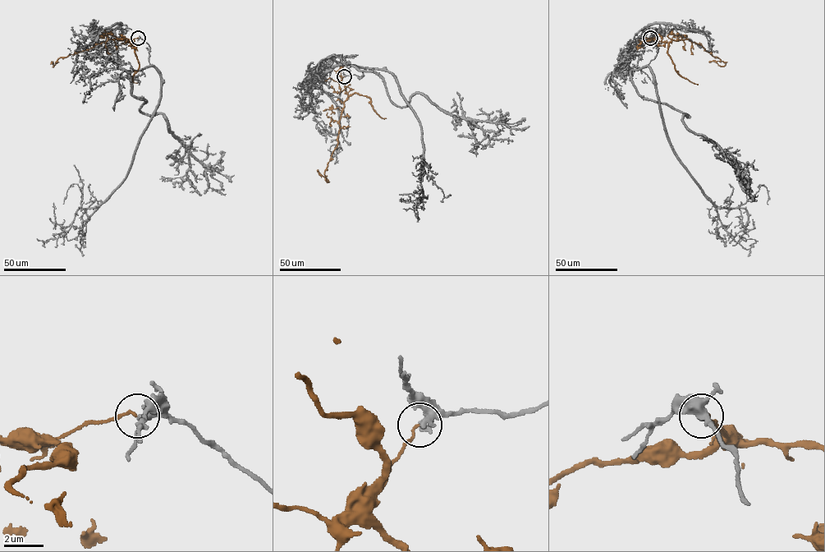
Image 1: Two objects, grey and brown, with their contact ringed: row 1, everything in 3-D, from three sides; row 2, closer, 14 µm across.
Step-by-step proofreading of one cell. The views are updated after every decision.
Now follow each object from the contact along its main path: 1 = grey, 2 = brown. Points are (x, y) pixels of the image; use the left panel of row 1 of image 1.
1: (138, 38), (148, 44), (149, 64), (160, 78), (154, 113), (118, 186), (98, 204), (79, 208), (44, 246)
2: (138, 38), (130, 42), (108, 39), (89, 49), (61, 57), (52, 66), (52, 62), (51, 64)

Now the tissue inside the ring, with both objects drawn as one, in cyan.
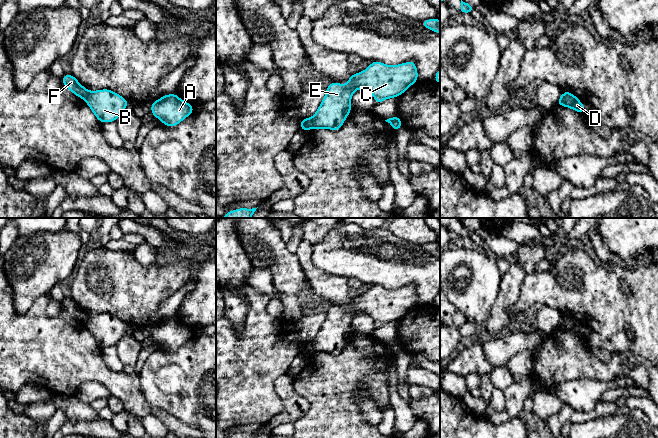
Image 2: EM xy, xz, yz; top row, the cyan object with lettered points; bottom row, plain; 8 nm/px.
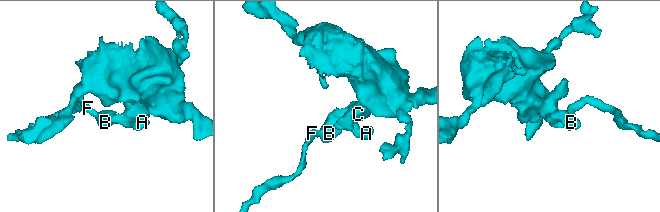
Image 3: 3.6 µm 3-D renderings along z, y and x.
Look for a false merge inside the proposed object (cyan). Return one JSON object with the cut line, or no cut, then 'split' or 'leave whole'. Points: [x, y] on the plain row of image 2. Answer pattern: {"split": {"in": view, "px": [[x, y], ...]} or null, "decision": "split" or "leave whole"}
{"split": {"in": "xz", "px": [[310, 342], [312, 351]]}, "decision": "split"}

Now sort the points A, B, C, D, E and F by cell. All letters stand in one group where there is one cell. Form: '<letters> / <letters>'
A B C D E / F

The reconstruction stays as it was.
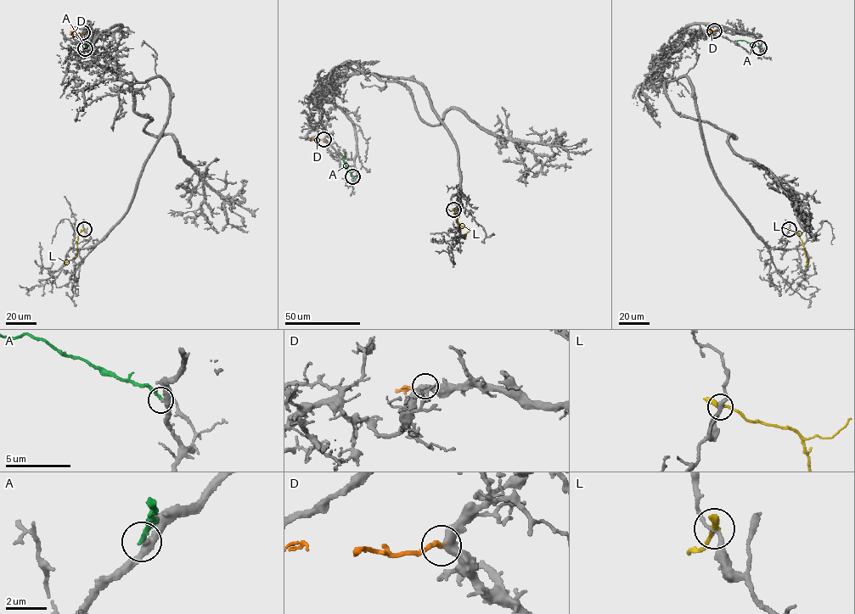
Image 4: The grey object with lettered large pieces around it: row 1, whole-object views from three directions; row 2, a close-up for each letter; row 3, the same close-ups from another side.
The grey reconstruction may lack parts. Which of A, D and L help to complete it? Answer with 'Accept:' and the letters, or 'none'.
Accept: D

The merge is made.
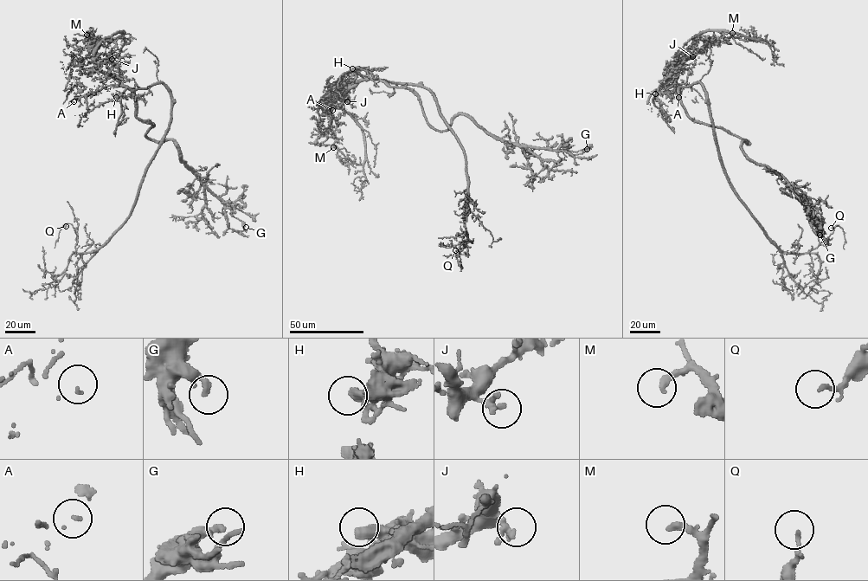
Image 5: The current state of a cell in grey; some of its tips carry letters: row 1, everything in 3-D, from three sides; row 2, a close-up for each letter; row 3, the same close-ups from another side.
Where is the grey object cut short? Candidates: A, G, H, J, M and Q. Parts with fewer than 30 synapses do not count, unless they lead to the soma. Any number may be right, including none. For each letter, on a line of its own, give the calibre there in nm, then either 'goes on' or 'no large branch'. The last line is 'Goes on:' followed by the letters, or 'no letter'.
A: 70 nm | goes on
G: 240 nm | no large branch
H: 420 nm | goes on
J: 260 nm | no large branch
M: 280 nm | goes on
Q: 90 nm | no large branch
Goes on: A, H, M

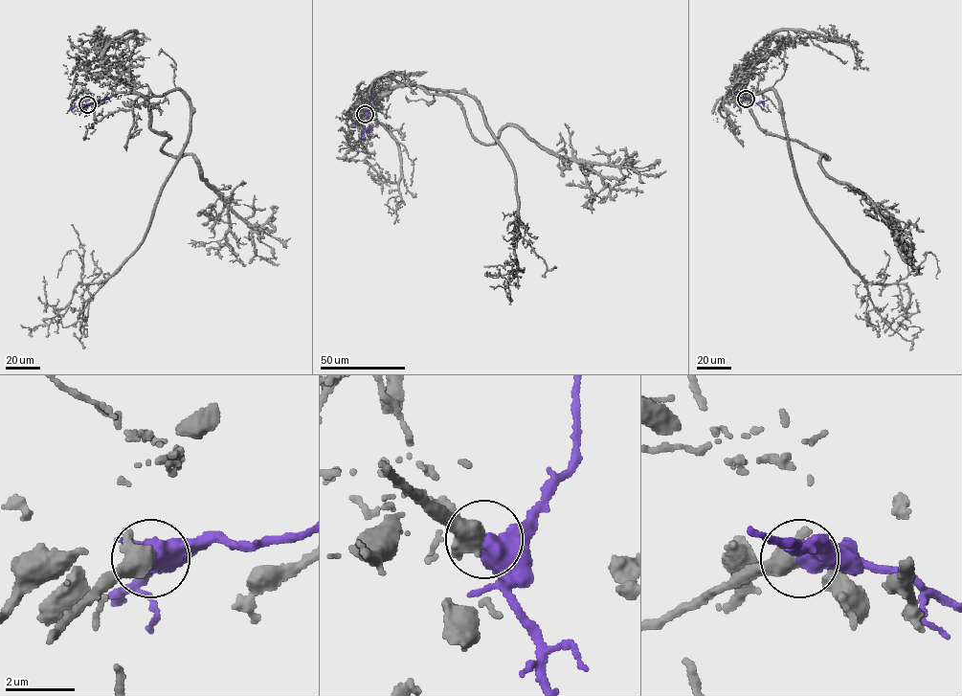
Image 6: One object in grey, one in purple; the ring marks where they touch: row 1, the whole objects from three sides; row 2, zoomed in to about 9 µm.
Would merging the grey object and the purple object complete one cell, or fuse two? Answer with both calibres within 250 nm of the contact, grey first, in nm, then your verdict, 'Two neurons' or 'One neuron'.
Thickness 600 nm (grey) against 600 nm. Two neurons

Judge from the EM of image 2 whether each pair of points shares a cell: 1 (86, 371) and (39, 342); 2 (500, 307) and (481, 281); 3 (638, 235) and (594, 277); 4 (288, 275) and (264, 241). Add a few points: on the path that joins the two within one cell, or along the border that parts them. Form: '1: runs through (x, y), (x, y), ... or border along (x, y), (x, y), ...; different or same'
1: runs through (74, 359), (71, 356), (51, 351); same
2: border along (501, 277), (497, 299), (486, 322); different
3: border along (614, 256), (631, 265); different
4: runs through (284, 267), (268, 249); same

